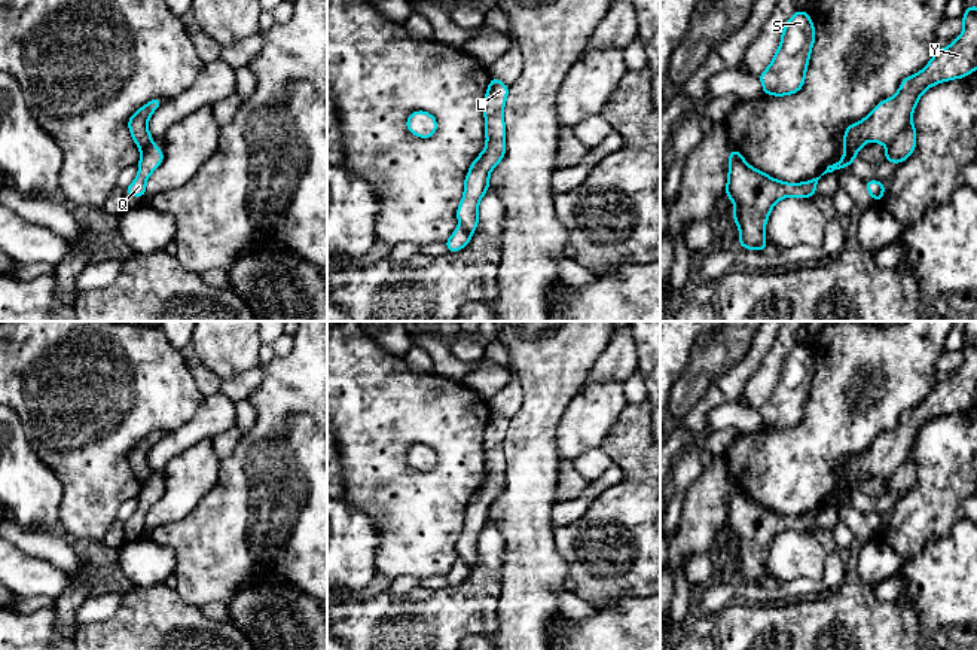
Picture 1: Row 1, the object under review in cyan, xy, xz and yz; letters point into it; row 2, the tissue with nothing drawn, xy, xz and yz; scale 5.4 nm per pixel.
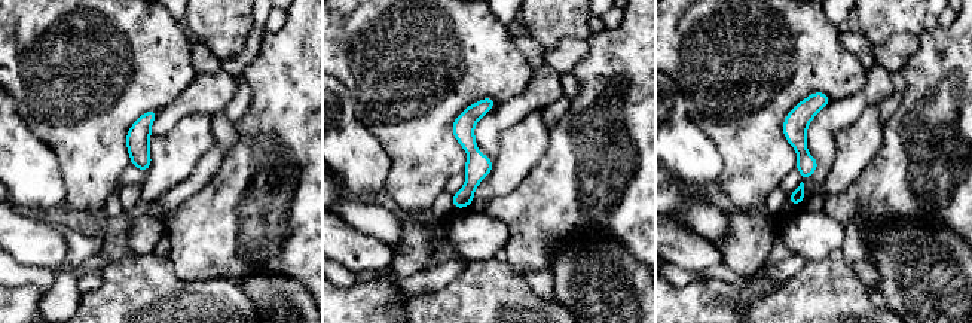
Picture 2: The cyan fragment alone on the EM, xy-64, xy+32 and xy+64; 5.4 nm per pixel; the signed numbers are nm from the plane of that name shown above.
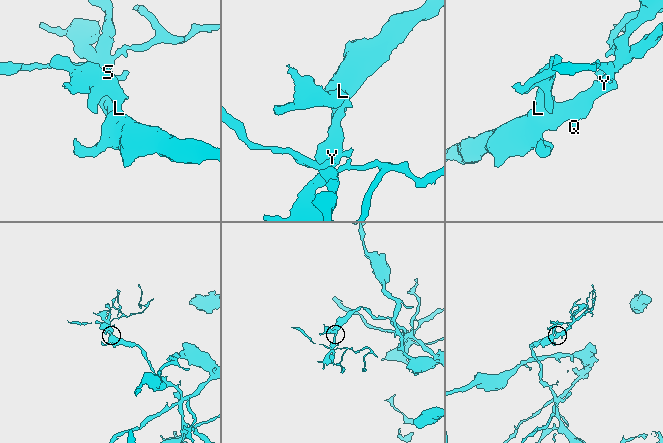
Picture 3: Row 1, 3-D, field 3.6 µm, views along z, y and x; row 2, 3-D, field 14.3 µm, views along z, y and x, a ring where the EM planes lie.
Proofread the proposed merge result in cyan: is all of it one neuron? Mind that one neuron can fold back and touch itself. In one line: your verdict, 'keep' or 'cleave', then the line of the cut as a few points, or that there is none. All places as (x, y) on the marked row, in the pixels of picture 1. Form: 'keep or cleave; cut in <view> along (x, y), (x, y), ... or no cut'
keep; no cut

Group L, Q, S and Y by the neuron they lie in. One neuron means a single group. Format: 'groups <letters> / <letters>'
groups L Q S Y

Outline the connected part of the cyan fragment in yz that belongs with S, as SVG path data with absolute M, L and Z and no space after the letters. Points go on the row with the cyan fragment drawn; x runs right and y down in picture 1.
M796 10L782 30L772 62L758 76L763 94L782 97L803 88L813 42L815 28L809 13Z

